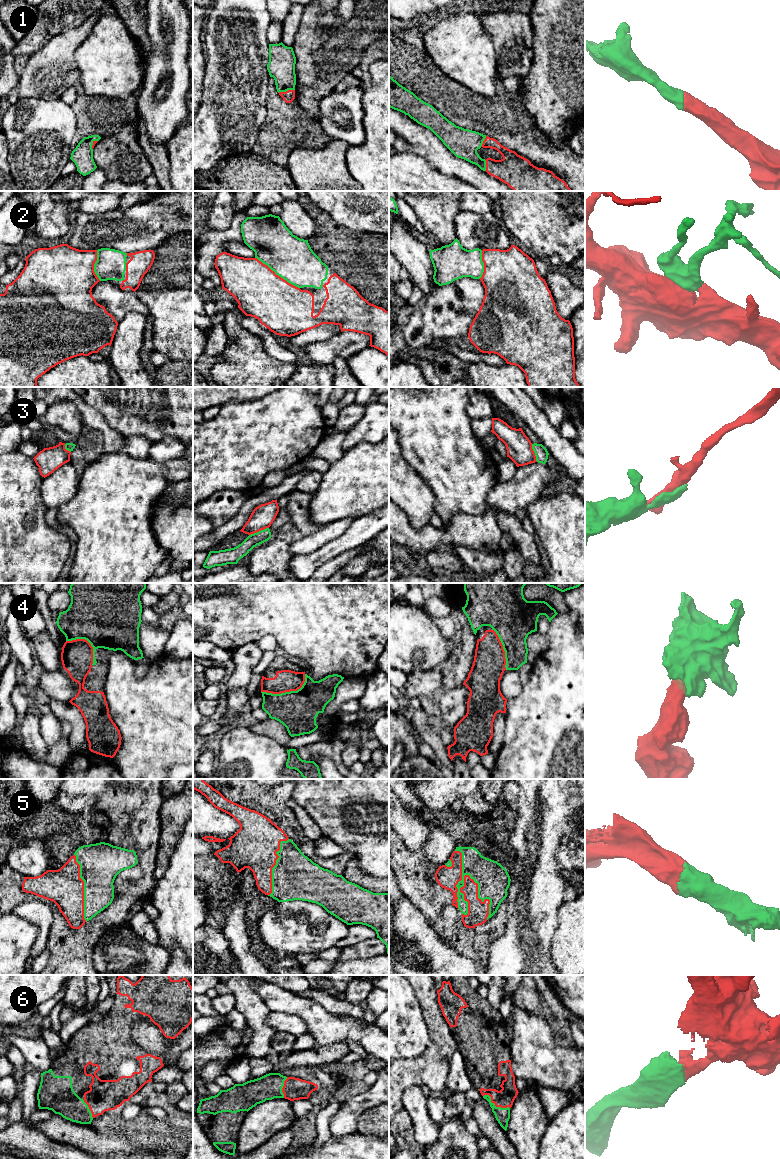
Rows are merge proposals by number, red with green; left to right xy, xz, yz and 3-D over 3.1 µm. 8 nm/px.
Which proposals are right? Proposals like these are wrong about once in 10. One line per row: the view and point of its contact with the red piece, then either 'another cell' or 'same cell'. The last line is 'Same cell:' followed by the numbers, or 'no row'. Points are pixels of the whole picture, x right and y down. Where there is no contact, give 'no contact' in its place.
1: xz (286, 91) | same cell
2: xz (277, 275) | same cell
3: xz (258, 531) | another cell
4: xz (287, 691) | same cell
5: yz (477, 884) | same cell
6: yz (495, 1105) | same cell
Same cell: 1, 2, 4, 5, 6

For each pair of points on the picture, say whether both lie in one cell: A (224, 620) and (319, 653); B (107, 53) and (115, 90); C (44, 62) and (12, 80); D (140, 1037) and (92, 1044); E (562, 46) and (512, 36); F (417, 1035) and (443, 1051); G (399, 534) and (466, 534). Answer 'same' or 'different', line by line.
A: same
B: same
C: different
D: different
E: different
F: different
G: same

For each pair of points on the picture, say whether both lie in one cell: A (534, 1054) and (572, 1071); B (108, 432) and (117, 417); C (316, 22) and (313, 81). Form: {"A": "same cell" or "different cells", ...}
{"A": "same cell", "B": "different cells", "C": "same cell"}

